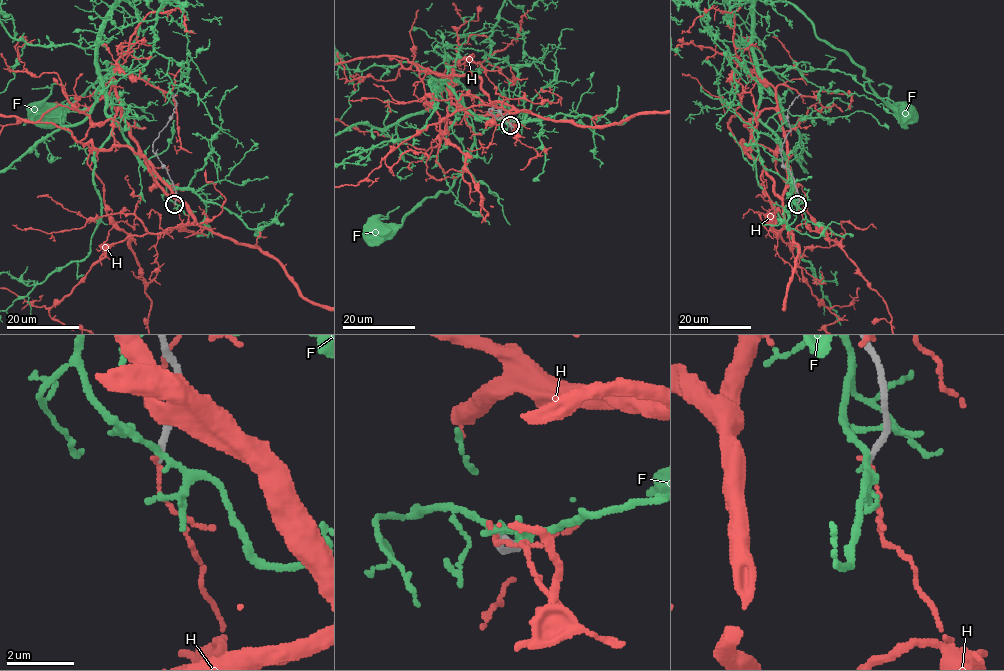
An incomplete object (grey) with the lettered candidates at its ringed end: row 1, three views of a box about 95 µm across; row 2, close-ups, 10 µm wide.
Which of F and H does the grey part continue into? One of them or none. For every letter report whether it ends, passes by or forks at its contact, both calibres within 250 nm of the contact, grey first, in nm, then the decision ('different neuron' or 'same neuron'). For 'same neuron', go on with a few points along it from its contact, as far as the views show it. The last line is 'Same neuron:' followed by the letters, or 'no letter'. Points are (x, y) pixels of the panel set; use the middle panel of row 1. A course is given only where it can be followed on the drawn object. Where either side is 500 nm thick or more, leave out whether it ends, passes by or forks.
F: it passes by; calibres 200 and 170 nm; different neuron
H: it ends; calibres 180 and 120 nm; different neuron
Same neuron: no letter

